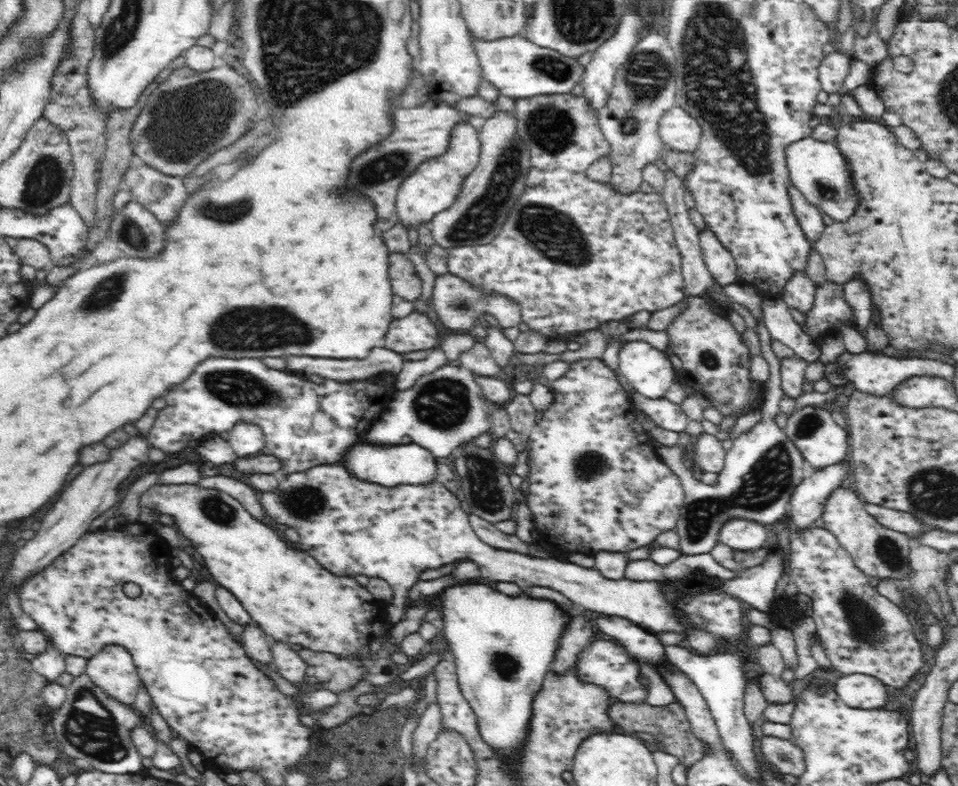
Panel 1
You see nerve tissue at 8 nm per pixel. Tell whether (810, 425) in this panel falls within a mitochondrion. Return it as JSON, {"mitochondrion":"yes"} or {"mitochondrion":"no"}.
{"mitochondrion":"yes"}

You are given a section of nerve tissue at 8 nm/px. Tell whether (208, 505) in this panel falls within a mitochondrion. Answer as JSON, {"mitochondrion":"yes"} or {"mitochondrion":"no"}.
{"mitochondrion":"yes"}

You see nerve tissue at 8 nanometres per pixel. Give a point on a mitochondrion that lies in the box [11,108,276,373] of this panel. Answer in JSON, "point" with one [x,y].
{"point":[43,184]}

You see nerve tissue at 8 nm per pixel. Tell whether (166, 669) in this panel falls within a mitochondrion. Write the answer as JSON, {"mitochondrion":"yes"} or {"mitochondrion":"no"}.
{"mitochondrion":"no"}

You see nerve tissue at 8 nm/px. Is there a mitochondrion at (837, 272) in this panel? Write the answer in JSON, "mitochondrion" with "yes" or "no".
{"mitochondrion":"no"}

